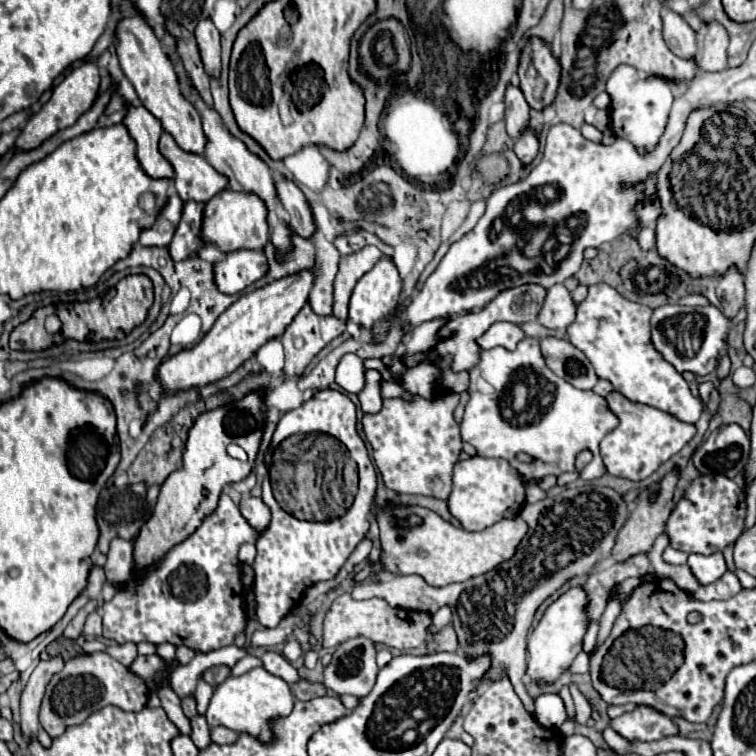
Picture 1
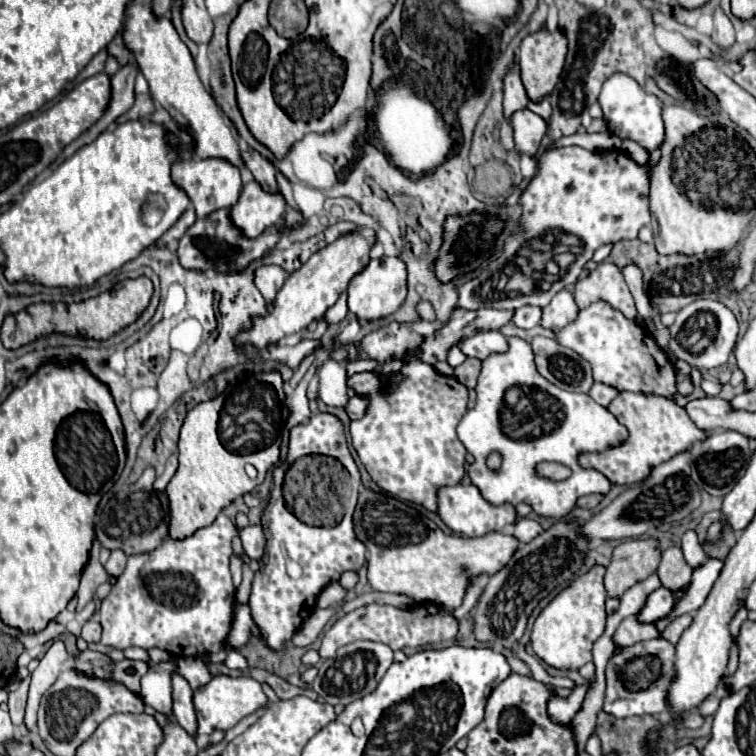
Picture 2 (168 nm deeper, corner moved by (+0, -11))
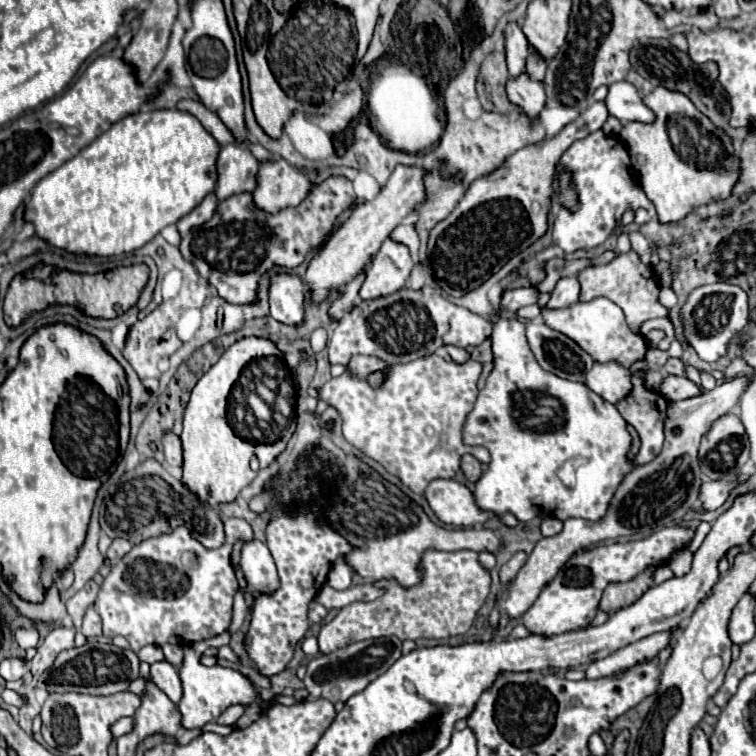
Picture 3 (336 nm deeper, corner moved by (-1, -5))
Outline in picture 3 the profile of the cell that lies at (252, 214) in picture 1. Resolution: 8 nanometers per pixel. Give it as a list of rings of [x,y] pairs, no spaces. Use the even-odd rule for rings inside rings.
[[[286,159],[266,161],[258,171],[258,187],[254,191],[256,207],[278,213],[286,207],[300,205],[312,191],[308,169],[298,169]]]

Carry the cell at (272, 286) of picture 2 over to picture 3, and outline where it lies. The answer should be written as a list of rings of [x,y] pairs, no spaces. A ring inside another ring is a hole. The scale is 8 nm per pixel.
[[[280,273],[270,279],[270,315],[272,319],[298,327],[304,323],[306,285],[300,277]]]

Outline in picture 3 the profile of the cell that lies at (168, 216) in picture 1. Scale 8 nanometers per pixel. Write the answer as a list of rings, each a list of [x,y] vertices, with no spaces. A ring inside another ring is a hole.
[[[210,193],[196,209],[192,209],[188,215],[184,215],[184,217],[178,221],[180,233],[186,233],[186,231],[190,231],[192,227],[198,227],[198,225],[210,221],[210,217],[214,215],[214,209],[218,207],[218,203],[220,203],[220,201],[214,197],[214,193]]]

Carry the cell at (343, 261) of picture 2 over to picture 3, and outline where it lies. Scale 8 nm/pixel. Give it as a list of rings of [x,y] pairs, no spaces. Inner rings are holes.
[[[398,165],[392,171],[388,183],[380,189],[380,193],[372,201],[366,201],[364,205],[358,205],[354,209],[352,217],[338,229],[338,233],[326,243],[326,247],[316,253],[304,275],[304,281],[308,281],[312,287],[314,303],[326,299],[330,291],[336,291],[340,285],[358,275],[364,265],[378,253],[380,245],[390,237],[394,227],[398,227],[400,221],[426,199],[424,177],[426,171],[422,167]]]

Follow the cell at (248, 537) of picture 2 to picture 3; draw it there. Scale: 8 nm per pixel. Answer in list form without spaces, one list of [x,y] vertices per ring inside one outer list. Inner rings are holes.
[[[254,539],[252,543],[244,543],[240,569],[246,579],[246,587],[242,589],[242,595],[250,605],[256,601],[256,597],[270,595],[280,585],[274,559],[268,547],[258,539]]]

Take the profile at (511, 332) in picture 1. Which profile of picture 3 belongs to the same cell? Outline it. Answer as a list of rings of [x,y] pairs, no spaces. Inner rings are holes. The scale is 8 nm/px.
[[[424,285],[420,291],[400,289],[374,301],[360,301],[344,319],[336,325],[328,341],[328,359],[332,365],[348,367],[352,355],[374,355],[388,365],[410,363],[420,357],[432,355],[438,347],[476,347],[492,333],[492,323],[466,307],[454,305],[446,295],[438,295],[434,287]]]

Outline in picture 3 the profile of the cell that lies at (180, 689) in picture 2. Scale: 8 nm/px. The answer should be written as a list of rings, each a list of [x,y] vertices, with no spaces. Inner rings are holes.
[[[158,661],[150,665],[150,679],[154,685],[158,685],[174,703],[182,697],[182,683],[178,677],[178,671],[168,661]]]

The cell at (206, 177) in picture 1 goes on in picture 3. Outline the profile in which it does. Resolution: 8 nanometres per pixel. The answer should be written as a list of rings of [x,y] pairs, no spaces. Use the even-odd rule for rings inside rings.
[[[236,143],[224,145],[218,155],[218,183],[216,197],[222,201],[234,193],[254,191],[260,161],[250,153],[250,149]]]

